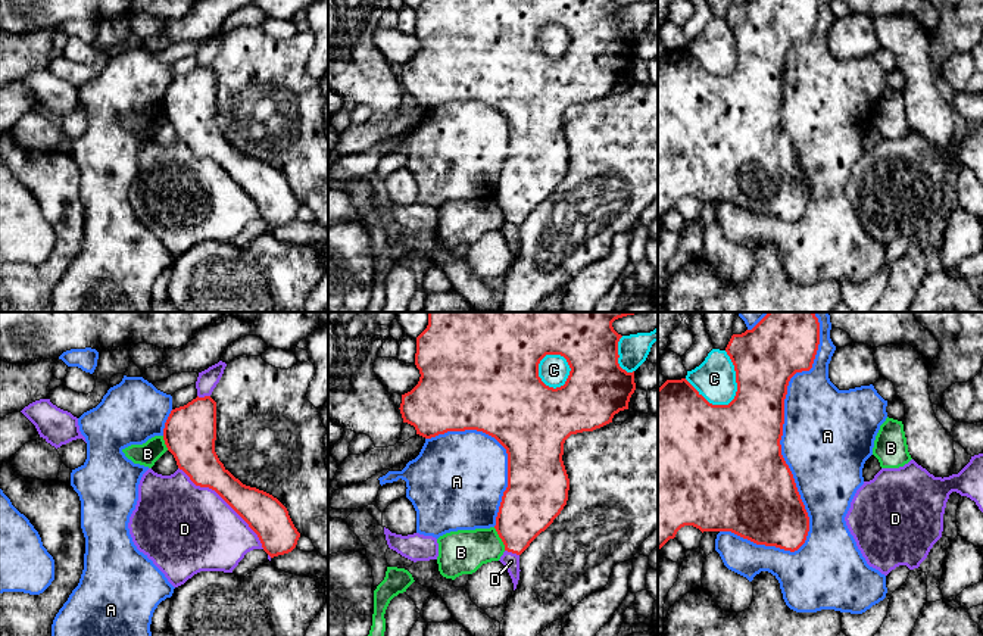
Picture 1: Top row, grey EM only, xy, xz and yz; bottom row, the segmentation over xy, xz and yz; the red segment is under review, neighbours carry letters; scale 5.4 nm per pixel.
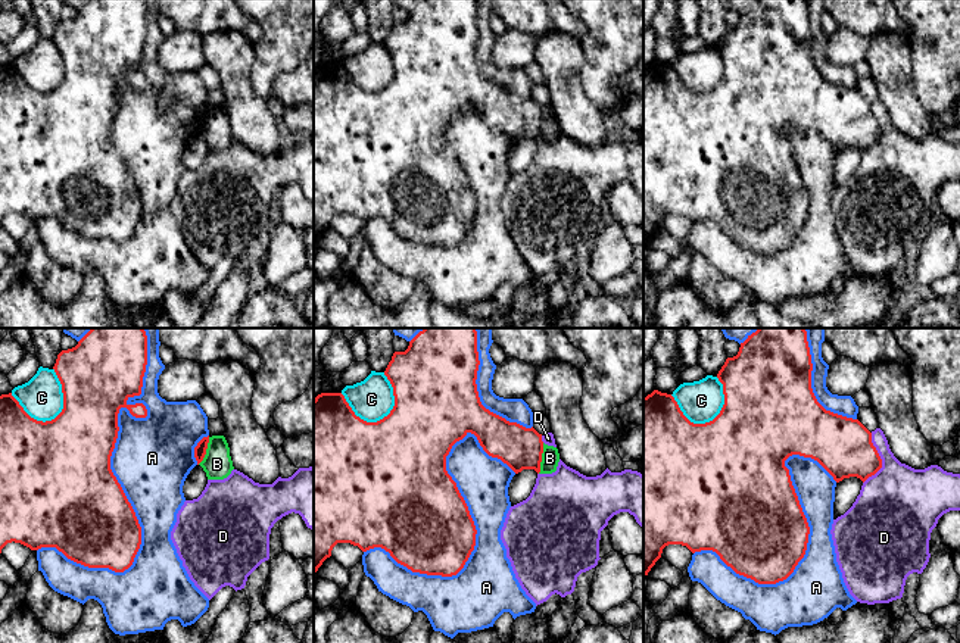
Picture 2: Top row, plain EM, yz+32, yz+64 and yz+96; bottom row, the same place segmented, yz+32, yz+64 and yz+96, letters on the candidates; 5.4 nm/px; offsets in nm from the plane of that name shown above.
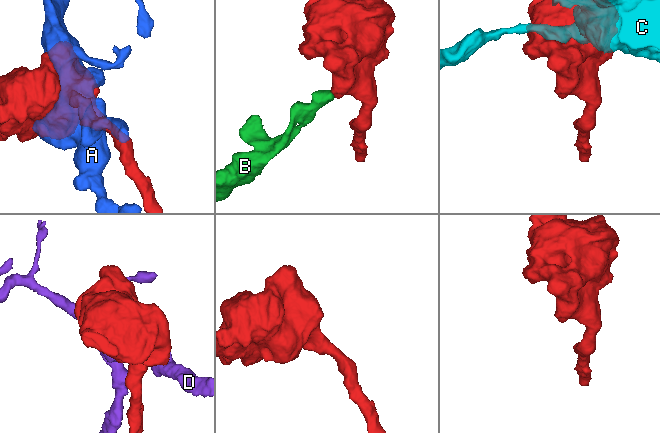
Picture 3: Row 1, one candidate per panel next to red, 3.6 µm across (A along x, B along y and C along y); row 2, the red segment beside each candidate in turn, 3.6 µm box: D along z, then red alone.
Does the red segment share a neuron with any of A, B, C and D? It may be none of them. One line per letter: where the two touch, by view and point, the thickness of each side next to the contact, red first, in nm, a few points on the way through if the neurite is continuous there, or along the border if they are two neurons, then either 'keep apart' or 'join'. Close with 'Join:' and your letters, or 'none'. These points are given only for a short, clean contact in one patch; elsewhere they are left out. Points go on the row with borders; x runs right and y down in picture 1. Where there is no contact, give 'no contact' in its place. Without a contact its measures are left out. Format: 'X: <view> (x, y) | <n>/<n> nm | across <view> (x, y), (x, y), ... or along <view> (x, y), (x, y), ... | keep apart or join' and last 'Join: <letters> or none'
A: yz (782, 430) | 440/500 nm | keep apart
B: xz (501, 538) | 320/240 nm | along xz (493, 527), (505, 549) | keep apart
C: yz (711, 404) | 500/220 nm | keep apart
D: xy (225, 501) | 220/480 nm | keep apart
Join: none

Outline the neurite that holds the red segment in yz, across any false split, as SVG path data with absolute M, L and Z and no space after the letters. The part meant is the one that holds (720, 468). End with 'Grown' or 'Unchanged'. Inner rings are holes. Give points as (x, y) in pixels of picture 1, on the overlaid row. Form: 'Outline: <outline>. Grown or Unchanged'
Outline: M768 312L752 330L742 334L733 334L725 352L730 356L734 371L737 392L728 405L709 403L686 378L667 380L658 389L658 551L674 539L684 526L693 526L703 531L731 531L756 545L776 546L795 552L806 540L809 531L809 517L798 492L793 474L781 455L781 436L784 424L784 399L790 378L796 372L812 368L820 344L820 322L814 312Z. Unchanged

